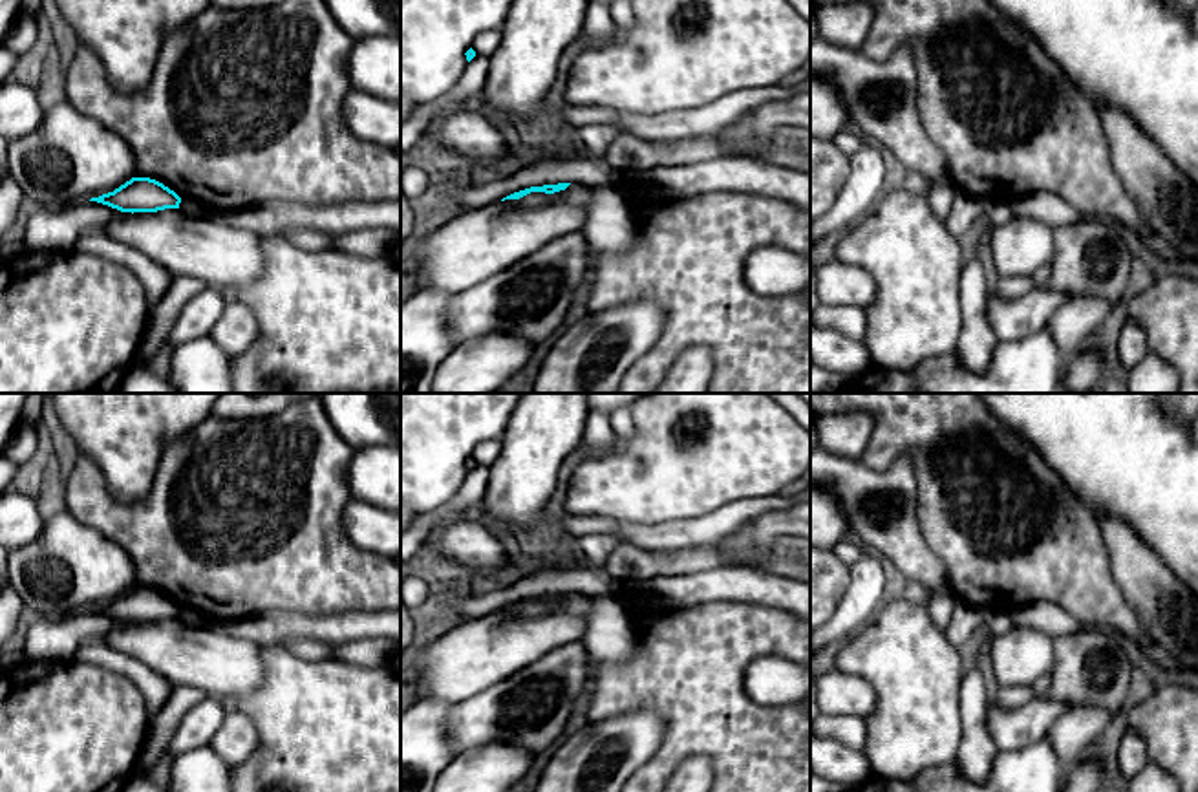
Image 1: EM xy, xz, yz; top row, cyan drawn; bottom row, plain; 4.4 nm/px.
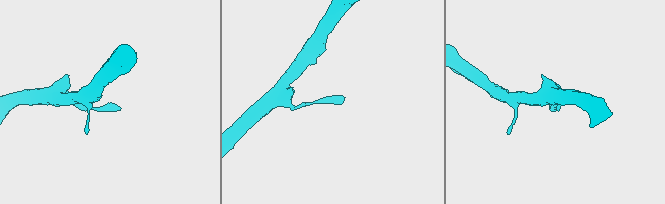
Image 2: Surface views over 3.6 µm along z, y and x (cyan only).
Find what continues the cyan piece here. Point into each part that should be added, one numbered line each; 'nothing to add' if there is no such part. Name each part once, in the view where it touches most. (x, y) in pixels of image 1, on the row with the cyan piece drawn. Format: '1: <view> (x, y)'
nothing to add

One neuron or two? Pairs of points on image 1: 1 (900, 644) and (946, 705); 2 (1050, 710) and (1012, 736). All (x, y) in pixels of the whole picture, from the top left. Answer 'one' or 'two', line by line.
1: one
2: one

